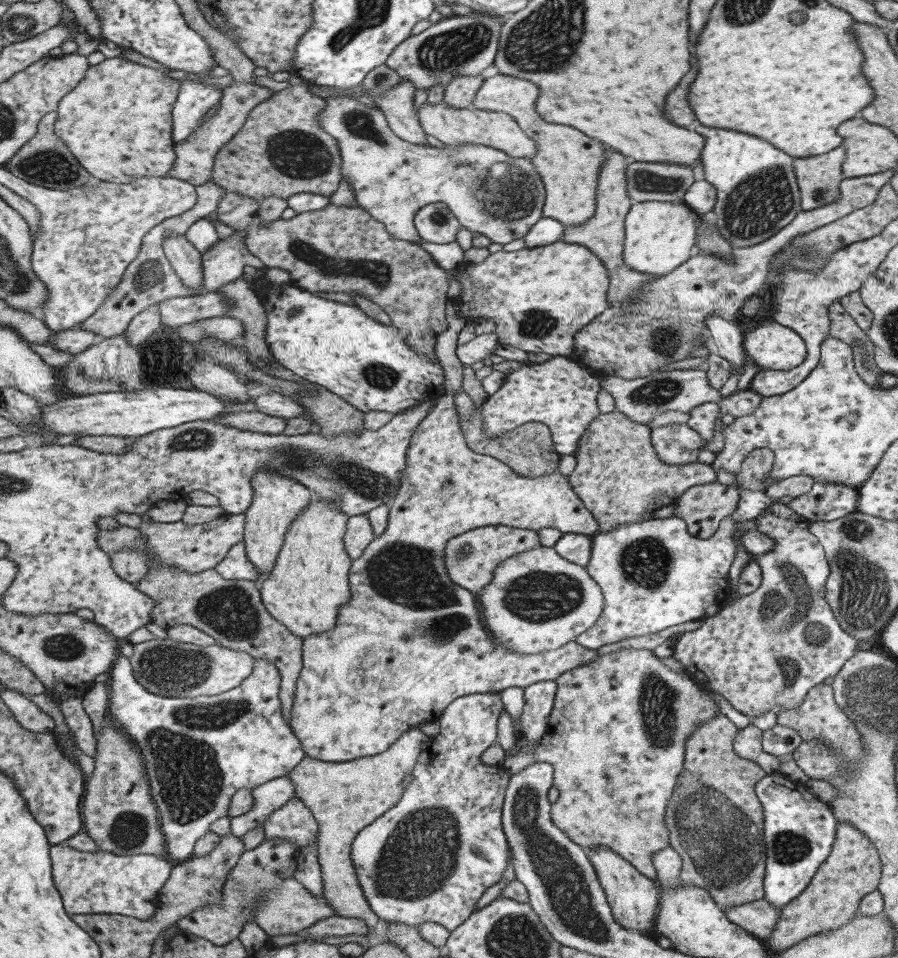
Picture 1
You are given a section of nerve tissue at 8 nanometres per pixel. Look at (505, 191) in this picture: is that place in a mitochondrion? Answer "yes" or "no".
yes

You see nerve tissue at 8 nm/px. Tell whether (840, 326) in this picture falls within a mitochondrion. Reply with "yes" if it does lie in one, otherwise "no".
no

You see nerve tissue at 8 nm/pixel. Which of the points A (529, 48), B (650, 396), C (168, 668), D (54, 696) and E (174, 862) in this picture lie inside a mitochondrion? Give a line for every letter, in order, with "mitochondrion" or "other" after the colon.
A: mitochondrion
B: mitochondrion
C: mitochondrion
D: other
E: other

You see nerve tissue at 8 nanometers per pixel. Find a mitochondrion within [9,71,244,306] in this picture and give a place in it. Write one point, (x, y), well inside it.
(50, 165)

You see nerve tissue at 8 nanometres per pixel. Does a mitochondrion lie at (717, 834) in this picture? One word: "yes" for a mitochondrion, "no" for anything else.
yes

